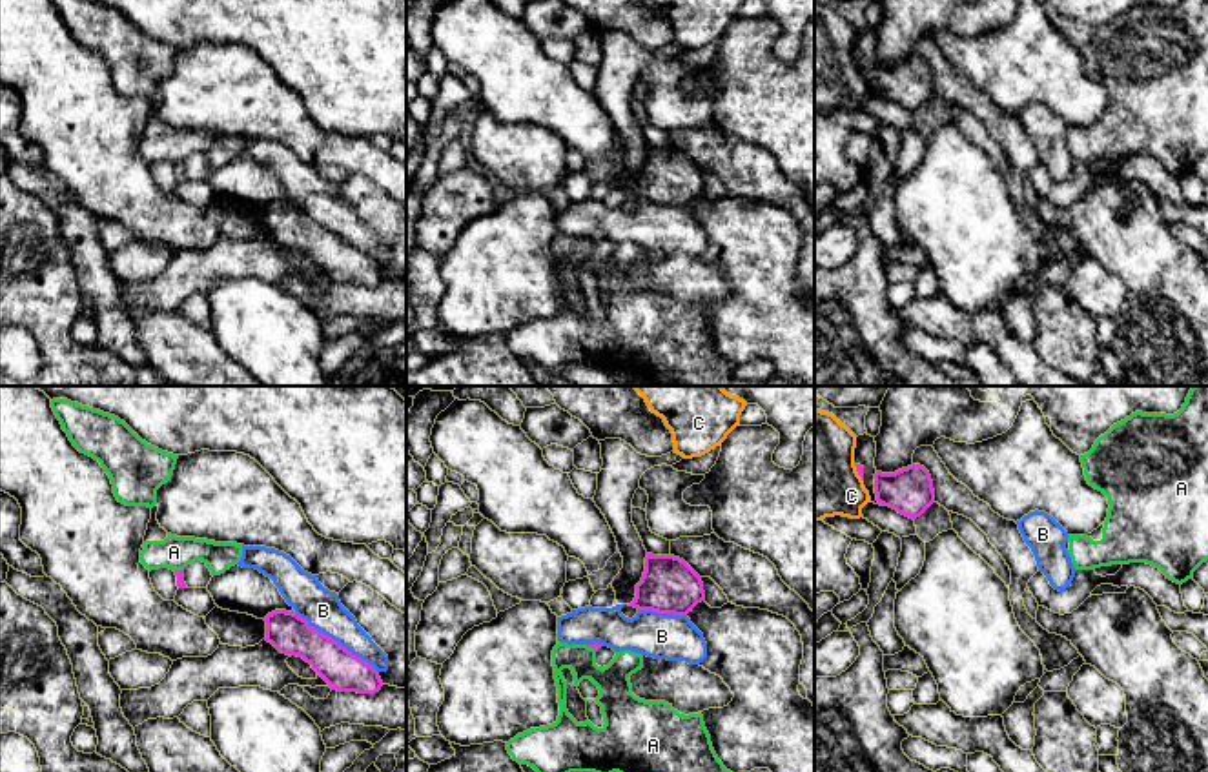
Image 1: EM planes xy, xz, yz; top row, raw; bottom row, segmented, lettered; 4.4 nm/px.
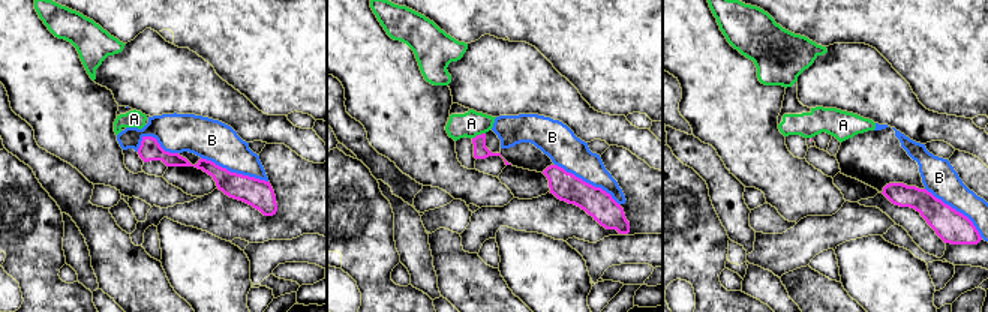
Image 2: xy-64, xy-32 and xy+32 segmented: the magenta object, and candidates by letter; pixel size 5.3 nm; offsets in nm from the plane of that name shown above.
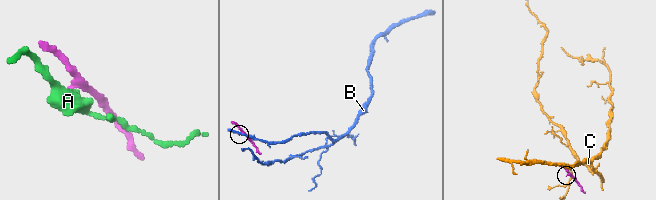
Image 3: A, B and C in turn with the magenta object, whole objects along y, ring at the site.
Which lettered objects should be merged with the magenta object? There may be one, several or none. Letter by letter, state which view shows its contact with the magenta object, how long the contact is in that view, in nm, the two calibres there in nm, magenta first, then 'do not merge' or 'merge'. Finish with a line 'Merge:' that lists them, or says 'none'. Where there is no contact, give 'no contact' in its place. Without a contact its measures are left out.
A: contact in xy; length 40 nm; calibres 40 and 150 nm; do not merge
B: contact in xy; length 460 nm; calibres 180 and 170 nm; do not merge
C: contact in yz; length 90 nm; calibres 30 and 360 nm; do not merge
Merge: none

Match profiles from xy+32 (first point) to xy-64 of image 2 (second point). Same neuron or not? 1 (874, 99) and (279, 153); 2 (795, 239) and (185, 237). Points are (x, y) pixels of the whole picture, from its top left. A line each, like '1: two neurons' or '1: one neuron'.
1: two neurons
2: two neurons

